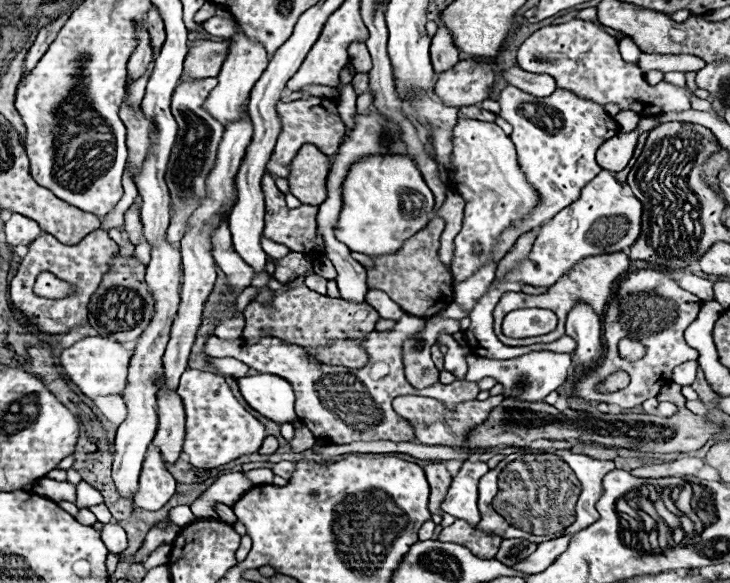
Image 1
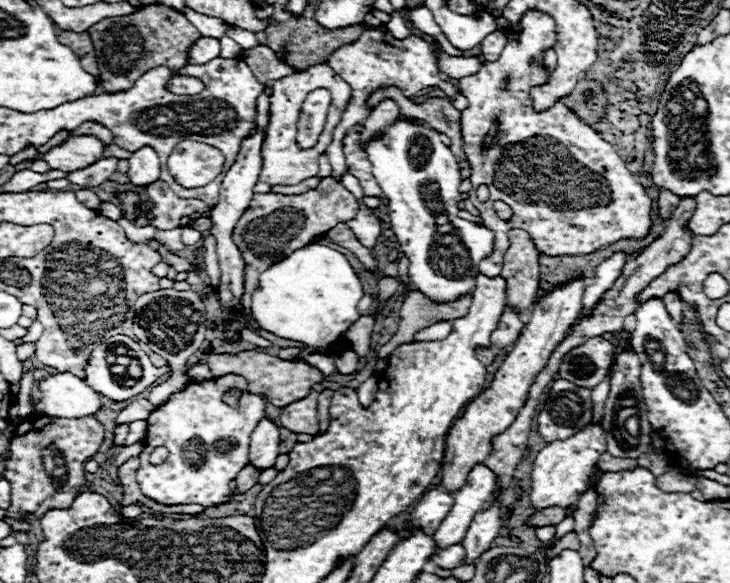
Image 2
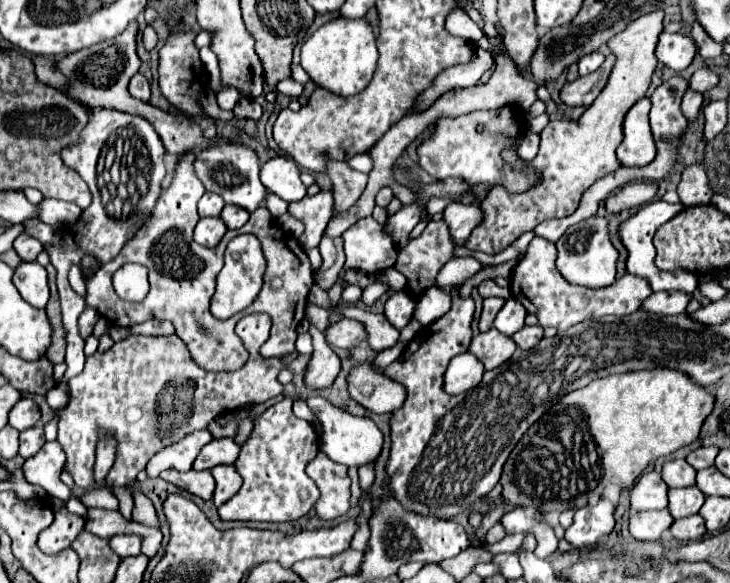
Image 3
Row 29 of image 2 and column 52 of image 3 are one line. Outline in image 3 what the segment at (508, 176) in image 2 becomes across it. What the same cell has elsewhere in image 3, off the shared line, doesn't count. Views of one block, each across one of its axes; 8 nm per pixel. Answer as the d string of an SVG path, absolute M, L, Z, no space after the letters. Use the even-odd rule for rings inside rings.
M66 508L54 512L54 522L38 536L38 546L44 554L58 554L76 540L84 528L84 518Z

